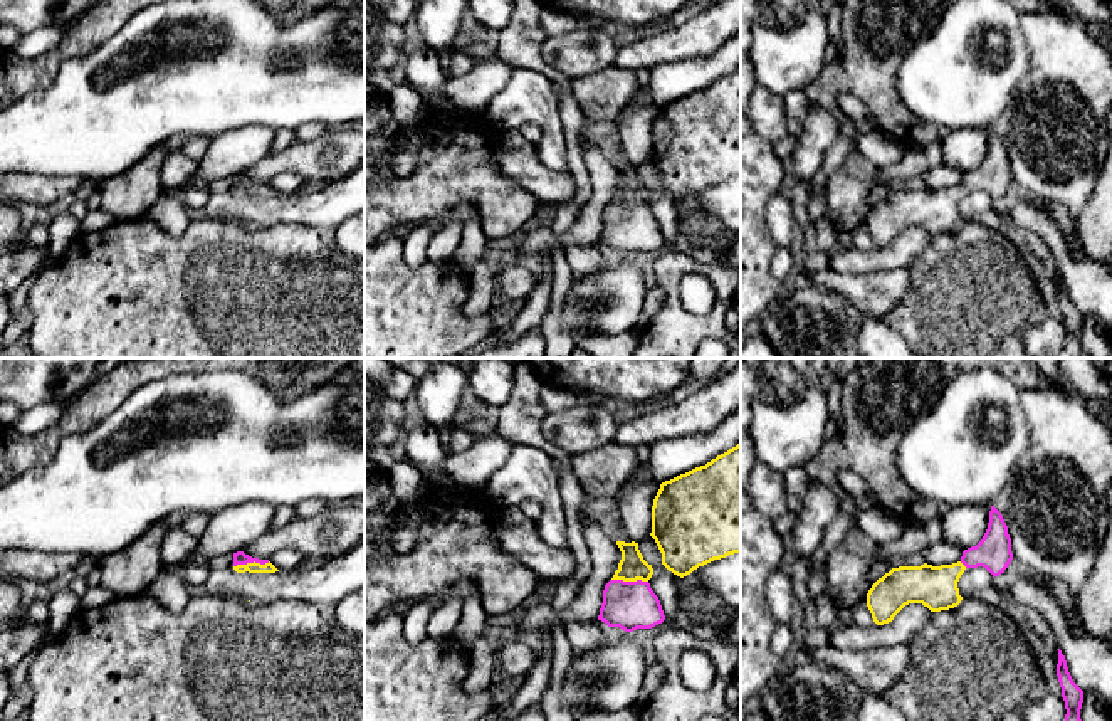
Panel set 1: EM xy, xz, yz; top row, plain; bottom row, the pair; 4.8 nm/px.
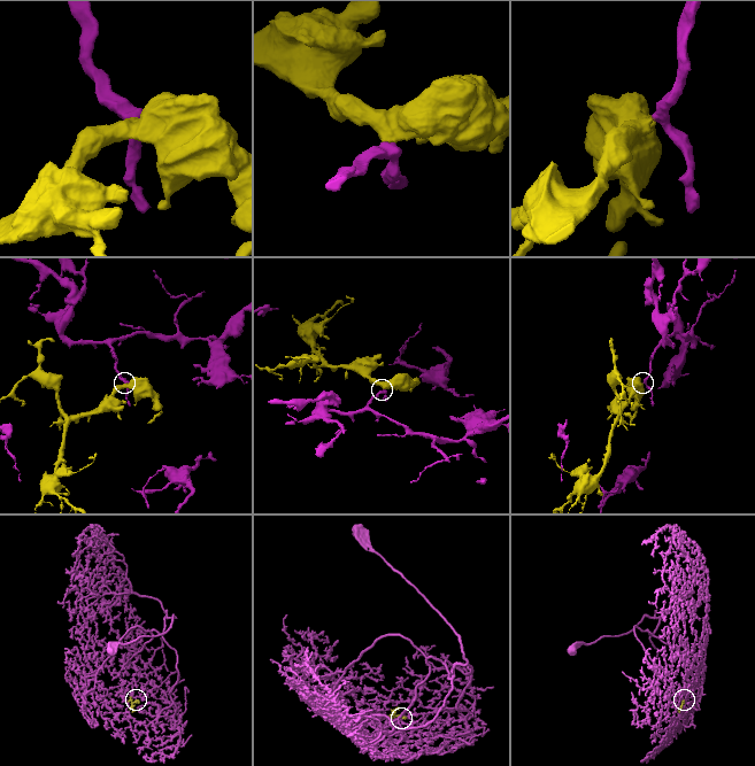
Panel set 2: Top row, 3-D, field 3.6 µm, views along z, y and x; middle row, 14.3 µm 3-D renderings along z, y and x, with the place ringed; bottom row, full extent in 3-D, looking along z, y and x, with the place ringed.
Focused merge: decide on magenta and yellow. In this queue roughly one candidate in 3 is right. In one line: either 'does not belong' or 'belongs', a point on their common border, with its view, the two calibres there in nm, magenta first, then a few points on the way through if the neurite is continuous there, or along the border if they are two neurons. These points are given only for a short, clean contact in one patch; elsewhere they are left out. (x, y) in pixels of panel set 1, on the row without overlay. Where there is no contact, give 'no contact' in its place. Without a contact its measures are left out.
belongs | xz (630, 205) | 240/140 nm | across xz (630, 229), (630, 205), (632, 190)

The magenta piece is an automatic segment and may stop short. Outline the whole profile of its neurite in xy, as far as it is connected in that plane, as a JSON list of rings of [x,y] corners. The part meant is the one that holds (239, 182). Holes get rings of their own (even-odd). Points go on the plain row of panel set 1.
[[[244,175],[233,176],[233,193],[237,197],[275,197],[279,195],[269,183],[259,183]]]

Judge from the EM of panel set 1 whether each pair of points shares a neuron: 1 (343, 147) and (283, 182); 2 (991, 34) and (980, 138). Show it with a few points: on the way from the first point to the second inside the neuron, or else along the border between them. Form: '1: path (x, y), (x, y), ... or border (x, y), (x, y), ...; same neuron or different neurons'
1: border (269, 180), (283, 172), (294, 172), (306, 185); different neurons
2: border (990, 128), (953, 128), (949, 131); different neurons

